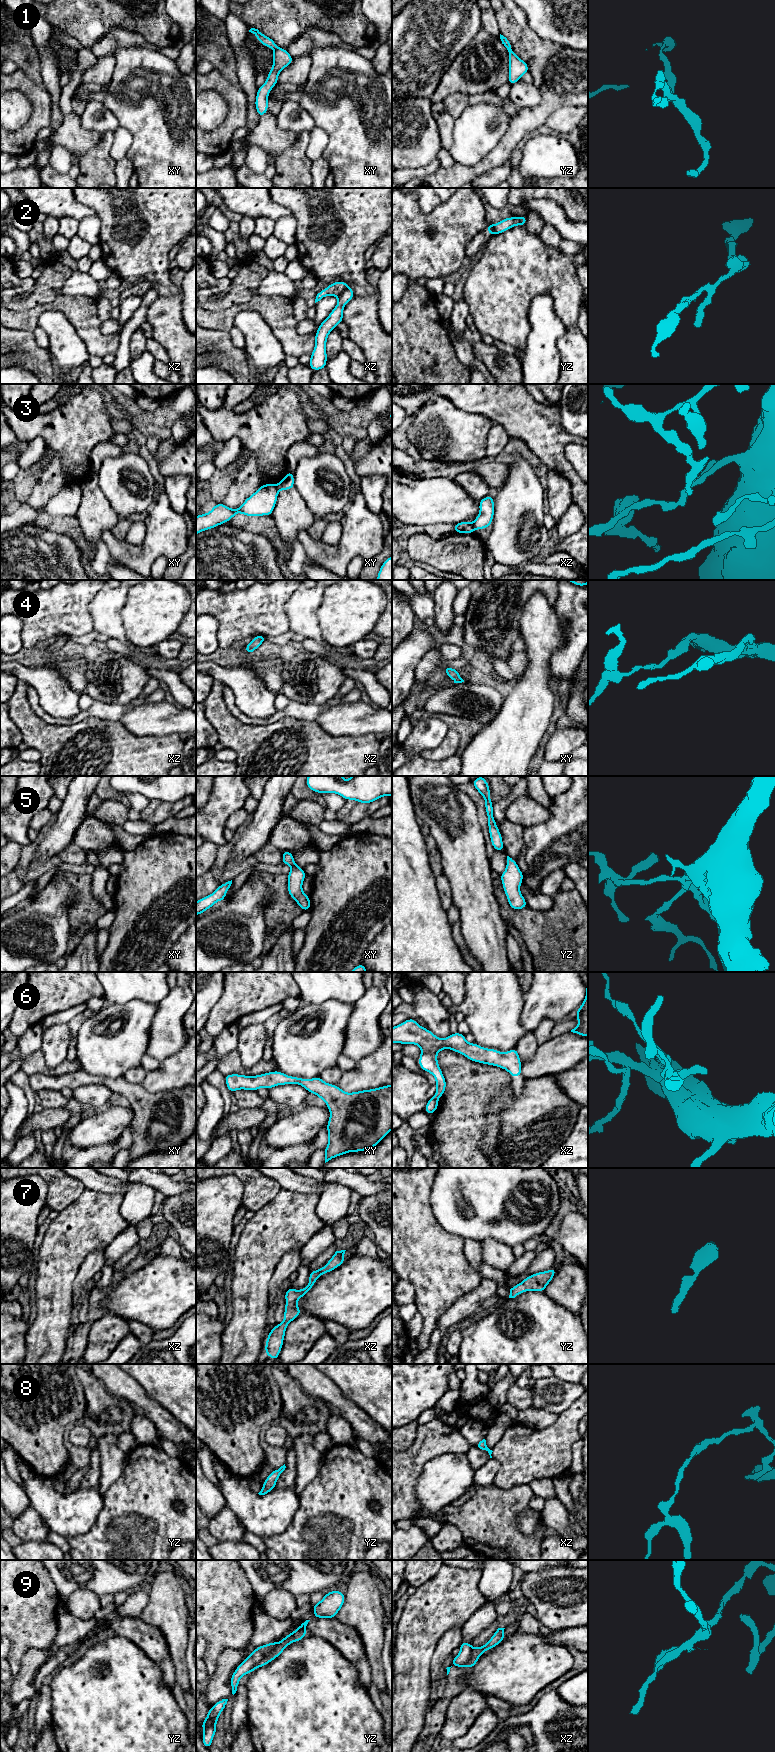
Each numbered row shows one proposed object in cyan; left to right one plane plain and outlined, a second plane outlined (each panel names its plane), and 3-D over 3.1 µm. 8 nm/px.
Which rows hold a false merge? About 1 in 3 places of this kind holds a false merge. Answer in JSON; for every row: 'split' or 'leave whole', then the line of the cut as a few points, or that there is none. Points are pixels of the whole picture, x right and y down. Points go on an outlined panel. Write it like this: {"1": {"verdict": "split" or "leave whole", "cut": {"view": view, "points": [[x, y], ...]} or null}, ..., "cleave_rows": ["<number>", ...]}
{"1": {"verdict": "split", "cut": {"view": "xy", "points": [[278, 48], [274, 50]]}}, "2": {"verdict": "split", "cut": {"view": "xz", "points": [[348, 286], [337, 296]]}}, "3": {"verdict": "split", "cut": {"view": "xz", "points": [[471, 523], [474, 529]]}}, "4": {"verdict": "leave whole", "cut": null}, "5": {"verdict": "leave whole", "cut": null}, "6": {"verdict": "leave whole", "cut": null}, "7": {"verdict": "leave whole", "cut": null}, "8": {"verdict": "leave whole", "cut": null}, "9": {"verdict": "split", "cut": {"view": "yz", "points": [[278, 1643], [253, 1669]]}}, "cleave_rows": ["1", "2", "3", "9"]}

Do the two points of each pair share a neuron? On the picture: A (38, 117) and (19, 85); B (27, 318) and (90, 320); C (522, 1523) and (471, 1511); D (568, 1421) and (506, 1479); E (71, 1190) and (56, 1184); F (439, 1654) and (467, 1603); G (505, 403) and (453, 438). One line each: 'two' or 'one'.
A: one
B: one
C: two
D: one
E: one
F: two
G: two

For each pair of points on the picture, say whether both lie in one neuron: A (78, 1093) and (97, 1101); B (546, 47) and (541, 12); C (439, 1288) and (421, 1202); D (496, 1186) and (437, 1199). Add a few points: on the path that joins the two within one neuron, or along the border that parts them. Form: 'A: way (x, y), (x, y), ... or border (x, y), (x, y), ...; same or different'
A: way (83, 1093), (92, 1096); same
B: border (528, 24), (542, 39), (564, 46); different
C: way (437, 1267), (421, 1249), (421, 1223); same
D: way (481, 1178), (458, 1178), (452, 1184); same

